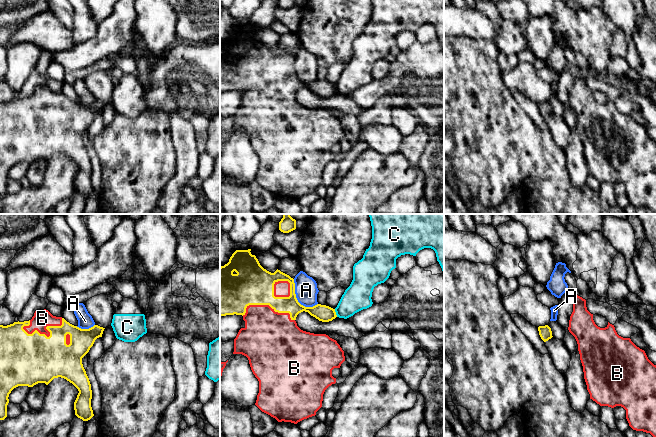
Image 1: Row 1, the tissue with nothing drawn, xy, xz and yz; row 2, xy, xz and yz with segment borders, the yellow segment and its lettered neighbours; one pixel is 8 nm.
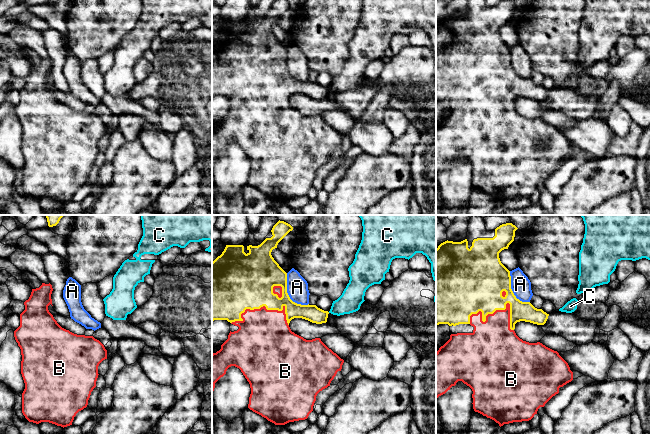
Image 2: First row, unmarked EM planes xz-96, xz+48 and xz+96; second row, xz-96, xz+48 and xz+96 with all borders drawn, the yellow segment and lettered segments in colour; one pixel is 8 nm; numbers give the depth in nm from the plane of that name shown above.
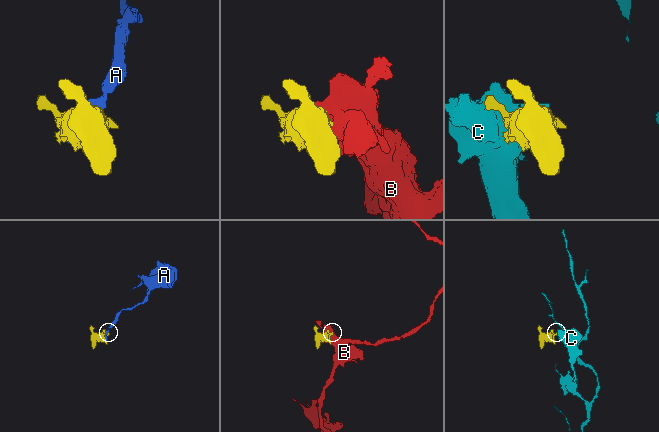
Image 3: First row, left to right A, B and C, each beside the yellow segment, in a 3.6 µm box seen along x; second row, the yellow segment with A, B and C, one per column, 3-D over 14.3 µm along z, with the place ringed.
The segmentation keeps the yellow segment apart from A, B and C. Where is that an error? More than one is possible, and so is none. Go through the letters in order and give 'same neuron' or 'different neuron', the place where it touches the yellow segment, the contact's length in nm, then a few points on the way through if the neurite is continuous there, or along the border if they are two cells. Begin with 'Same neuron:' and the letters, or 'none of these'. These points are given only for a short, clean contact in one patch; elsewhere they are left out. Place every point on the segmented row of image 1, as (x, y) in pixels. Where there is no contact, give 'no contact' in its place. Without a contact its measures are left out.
Same neuron: B
A: different neuron; meets yellow in xz at (296, 299); contact 280 nm long
B: same neuron; meets yellow in xy at (50, 334); contact 340 nm long
C: different neuron; meets yellow in xz at (335, 313); contact 70 nm long; border along xz (334, 309), (337, 316)

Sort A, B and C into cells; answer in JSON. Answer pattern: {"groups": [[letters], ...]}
{"groups": [["A"], ["B"], ["C"]]}

